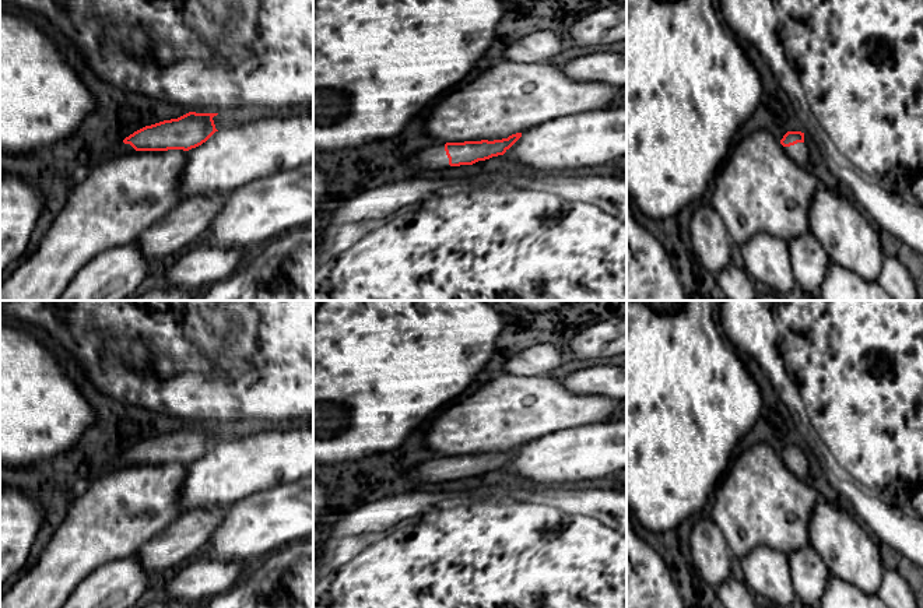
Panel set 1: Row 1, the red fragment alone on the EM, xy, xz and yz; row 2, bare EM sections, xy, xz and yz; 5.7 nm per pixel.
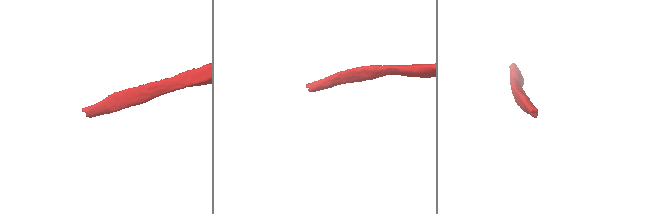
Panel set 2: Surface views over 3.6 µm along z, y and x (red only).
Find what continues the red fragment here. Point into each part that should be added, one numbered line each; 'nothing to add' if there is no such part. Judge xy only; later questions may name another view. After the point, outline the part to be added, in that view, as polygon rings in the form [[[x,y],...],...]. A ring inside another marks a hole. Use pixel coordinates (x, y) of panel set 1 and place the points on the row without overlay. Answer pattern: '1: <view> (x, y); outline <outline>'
1: xy (122, 460); outline [[[120,456],[116,461],[109,464],[106,468],[103,468],[101,472],[109,471],[112,468],[116,468],[119,465],[131,465],[134,461],[130,457]]]

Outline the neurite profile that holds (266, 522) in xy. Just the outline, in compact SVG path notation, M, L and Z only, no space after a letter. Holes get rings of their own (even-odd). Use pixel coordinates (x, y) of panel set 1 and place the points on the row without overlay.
M313 475L284 482L234 503L211 533L210 541L197 556L211 556L232 562L241 559L255 565L269 552L277 552L313 537Z

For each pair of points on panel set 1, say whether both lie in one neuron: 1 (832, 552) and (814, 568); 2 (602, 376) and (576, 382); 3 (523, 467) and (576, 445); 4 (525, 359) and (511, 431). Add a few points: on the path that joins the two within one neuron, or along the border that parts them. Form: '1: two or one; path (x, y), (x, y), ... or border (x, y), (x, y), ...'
1: two; border (811, 545), (830, 573)
2: one; path (596, 380), (582, 382)
3: one; path (536, 464), (564, 457)
4: two; border (502, 372), (513, 375), (548, 375)

